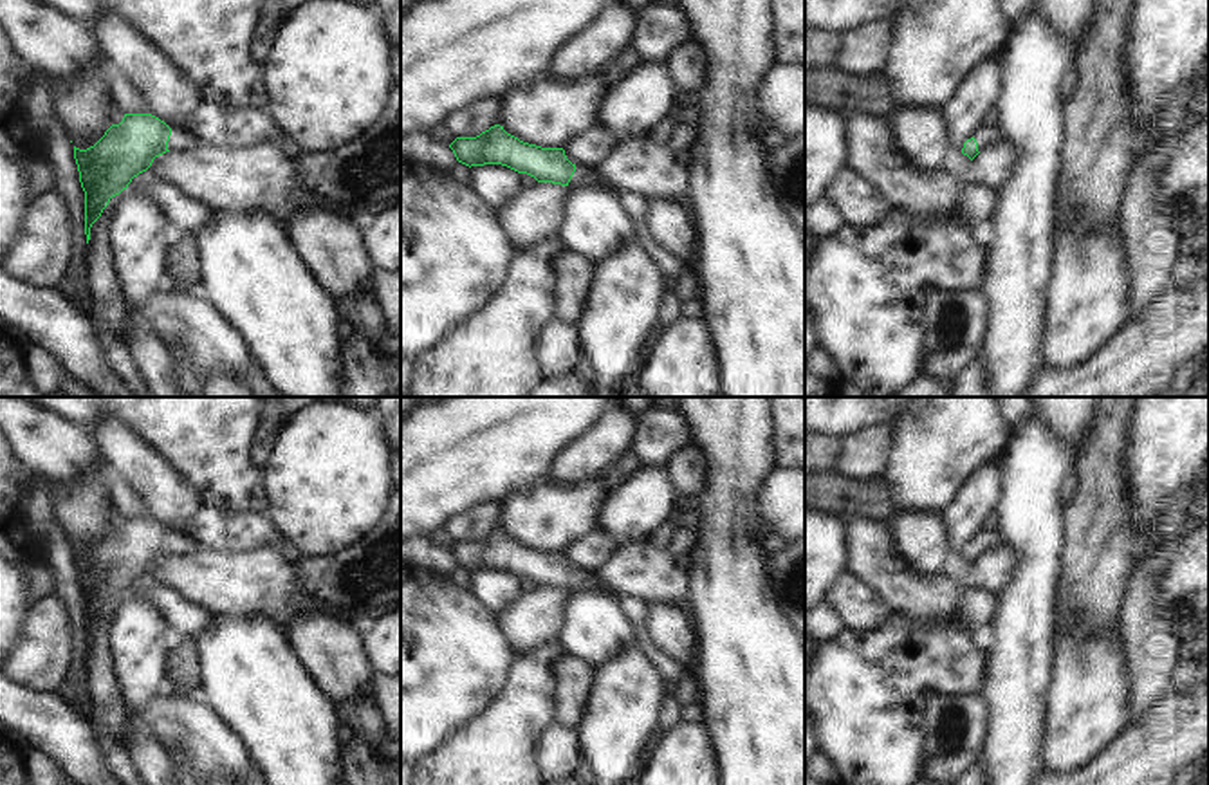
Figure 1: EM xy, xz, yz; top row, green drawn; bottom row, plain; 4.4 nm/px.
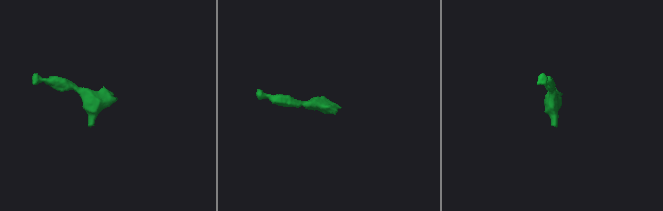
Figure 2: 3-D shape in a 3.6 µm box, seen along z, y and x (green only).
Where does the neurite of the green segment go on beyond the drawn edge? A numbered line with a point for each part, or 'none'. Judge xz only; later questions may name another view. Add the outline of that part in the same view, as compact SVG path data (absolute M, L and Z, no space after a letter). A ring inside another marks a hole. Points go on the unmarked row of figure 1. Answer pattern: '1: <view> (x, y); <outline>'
1: xz (581, 581); M576 570L568 592L585 592L585 590L595 590L592 586L592 572Z

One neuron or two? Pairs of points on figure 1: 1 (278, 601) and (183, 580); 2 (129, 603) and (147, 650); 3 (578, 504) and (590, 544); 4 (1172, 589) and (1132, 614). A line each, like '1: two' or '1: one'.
1: one
2: one
3: two
4: two

